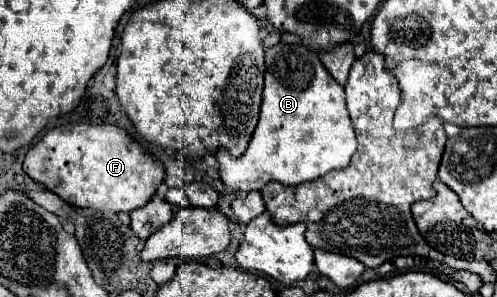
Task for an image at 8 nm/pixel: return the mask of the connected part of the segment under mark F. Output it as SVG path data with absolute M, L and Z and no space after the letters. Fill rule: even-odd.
M70 123L48 131L24 157L24 171L70 205L98 211L134 211L146 205L164 181L164 165L116 125Z

